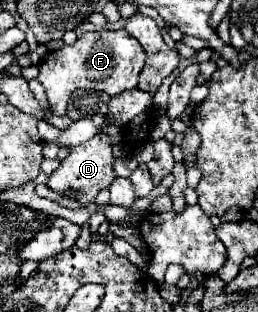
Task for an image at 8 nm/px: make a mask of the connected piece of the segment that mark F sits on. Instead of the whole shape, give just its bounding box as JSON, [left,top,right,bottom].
[38,30,146,116]

